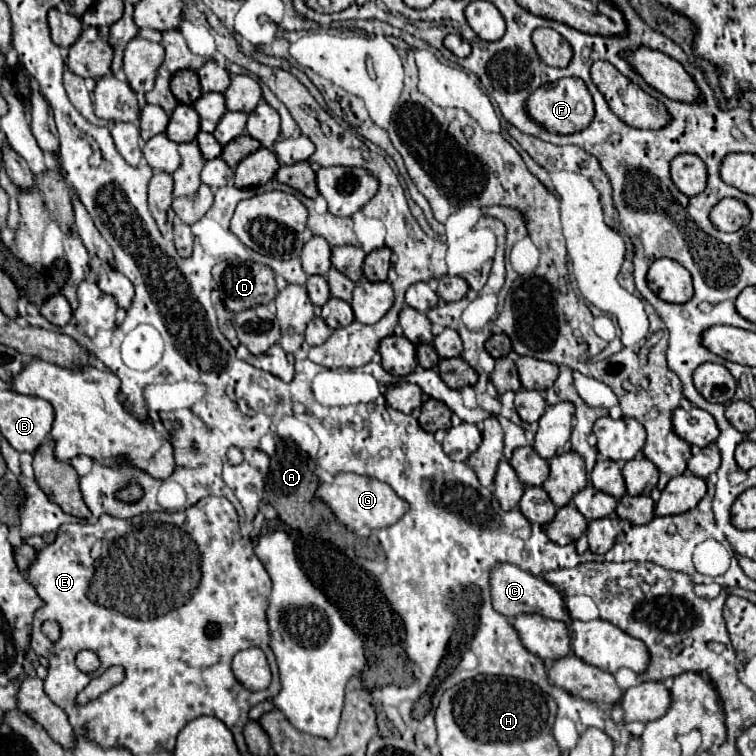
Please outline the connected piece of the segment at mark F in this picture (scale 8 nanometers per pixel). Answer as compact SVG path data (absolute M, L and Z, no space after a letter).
M562 78L536 88L528 96L528 116L554 134L574 134L590 126L594 118L594 102L580 78Z

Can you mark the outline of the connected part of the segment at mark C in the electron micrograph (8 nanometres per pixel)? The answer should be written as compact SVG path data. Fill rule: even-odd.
M508 562L496 564L490 570L490 594L492 594L492 606L496 612L504 614L506 618L514 618L522 612L538 612L552 620L564 620L570 622L566 608L564 608L564 596L558 592L556 586L528 574L526 570L520 570L518 566L512 566Z

